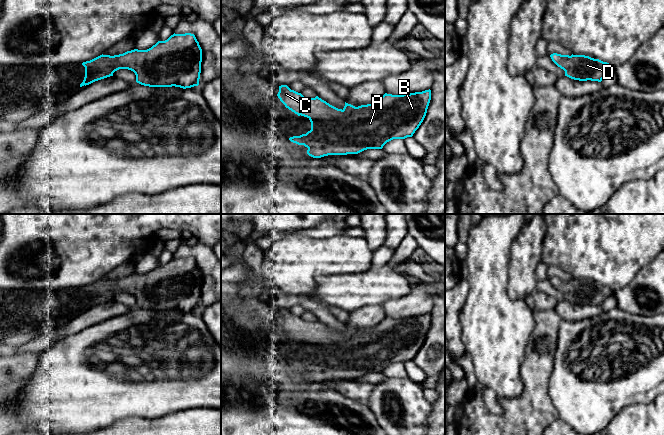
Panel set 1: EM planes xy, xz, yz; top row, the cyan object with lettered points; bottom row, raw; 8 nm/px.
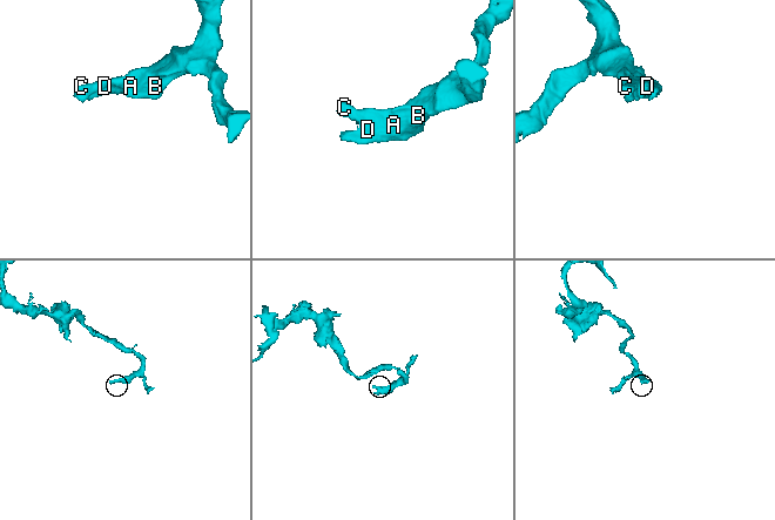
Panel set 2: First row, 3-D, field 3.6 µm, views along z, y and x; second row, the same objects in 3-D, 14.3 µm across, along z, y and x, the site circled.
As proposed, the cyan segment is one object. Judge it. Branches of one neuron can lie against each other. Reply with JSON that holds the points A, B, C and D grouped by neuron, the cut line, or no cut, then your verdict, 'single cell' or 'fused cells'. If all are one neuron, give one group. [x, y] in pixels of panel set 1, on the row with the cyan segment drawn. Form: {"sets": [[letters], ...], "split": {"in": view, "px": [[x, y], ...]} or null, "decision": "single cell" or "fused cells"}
{"sets": [["A", "B", "C", "D"]], "split": null, "decision": "single cell"}

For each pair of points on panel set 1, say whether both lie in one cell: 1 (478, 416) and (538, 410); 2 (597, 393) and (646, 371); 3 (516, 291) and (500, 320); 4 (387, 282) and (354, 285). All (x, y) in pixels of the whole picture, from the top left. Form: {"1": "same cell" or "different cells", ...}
{"1": "same cell", "2": "same cell", "3": "different cells", "4": "same cell"}

